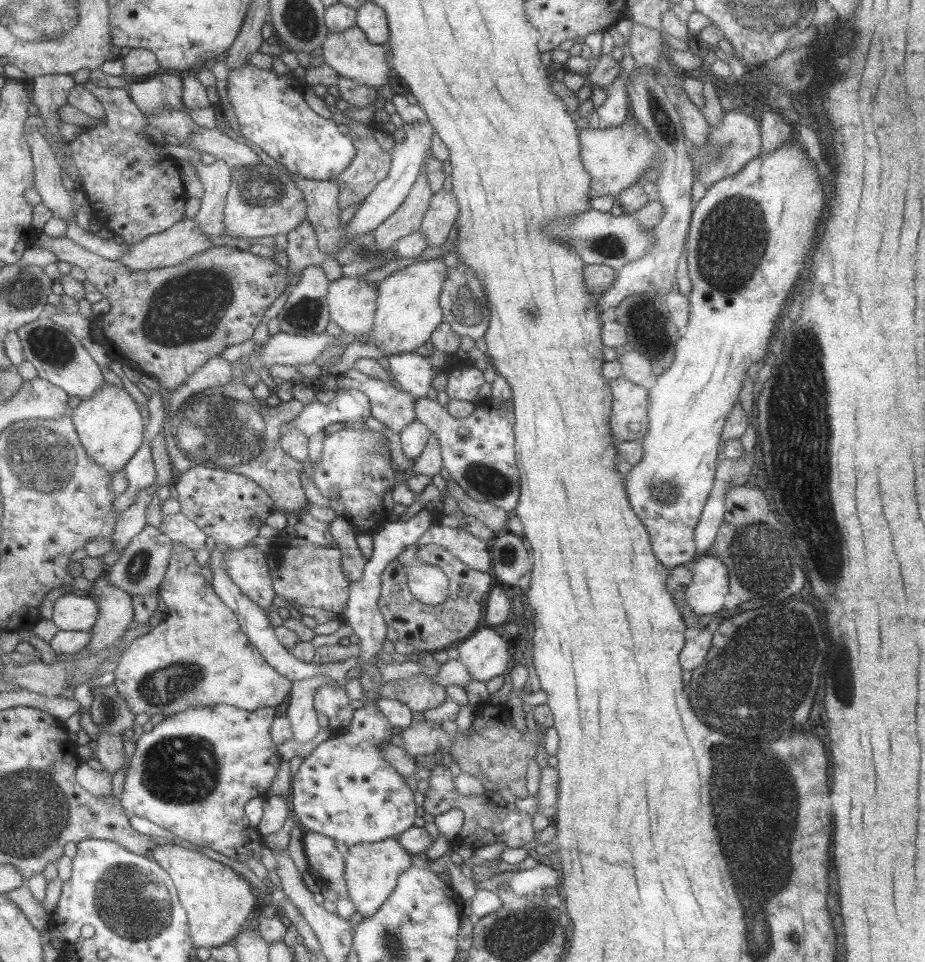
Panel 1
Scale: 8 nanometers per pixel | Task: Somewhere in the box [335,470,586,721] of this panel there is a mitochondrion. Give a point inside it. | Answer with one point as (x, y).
(509, 555)

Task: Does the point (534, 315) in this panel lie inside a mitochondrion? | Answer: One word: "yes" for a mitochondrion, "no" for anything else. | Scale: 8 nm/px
yes

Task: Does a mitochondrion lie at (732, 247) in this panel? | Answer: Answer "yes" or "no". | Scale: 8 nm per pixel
yes

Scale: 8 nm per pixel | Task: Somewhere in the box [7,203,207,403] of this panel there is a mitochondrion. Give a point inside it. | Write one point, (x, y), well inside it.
(50, 347)

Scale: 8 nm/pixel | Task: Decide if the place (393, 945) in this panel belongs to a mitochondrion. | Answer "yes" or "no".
yes

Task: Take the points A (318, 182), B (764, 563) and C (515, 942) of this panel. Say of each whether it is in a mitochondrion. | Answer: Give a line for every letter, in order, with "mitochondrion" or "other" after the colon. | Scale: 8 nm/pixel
A: other
B: mitochondrion
C: mitochondrion

